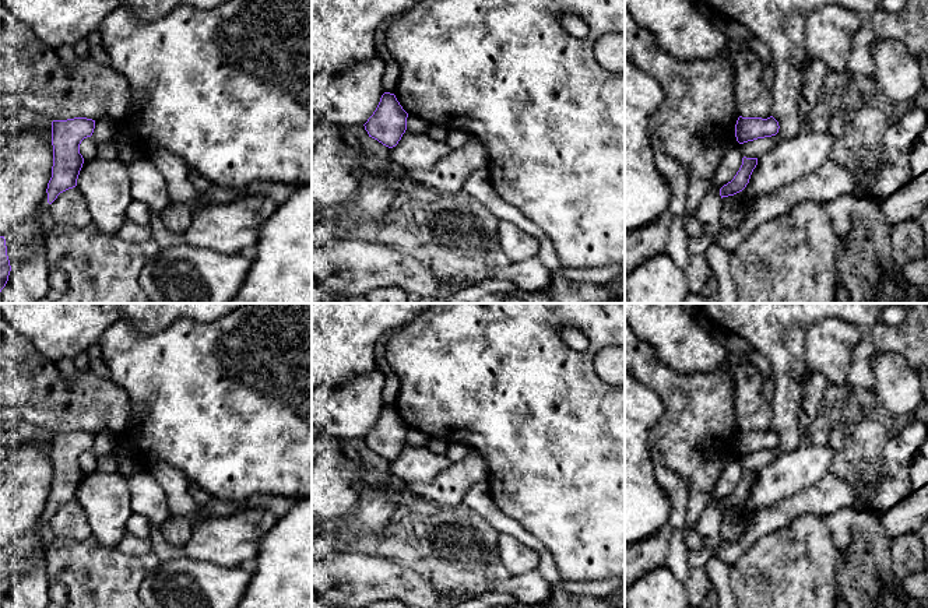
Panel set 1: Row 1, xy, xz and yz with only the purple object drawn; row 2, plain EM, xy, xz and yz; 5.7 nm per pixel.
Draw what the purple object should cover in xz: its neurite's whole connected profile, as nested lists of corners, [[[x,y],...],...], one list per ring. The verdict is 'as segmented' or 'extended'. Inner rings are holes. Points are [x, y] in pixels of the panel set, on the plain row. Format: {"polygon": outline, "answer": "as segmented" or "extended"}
{"polygon": [[[384,405],[373,428],[363,437],[369,450],[393,461],[407,443],[408,426],[403,422],[394,407]]], "answer": "as segmented"}

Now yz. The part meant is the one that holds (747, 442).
{"polygon": [[[739,429],[735,437],[735,450],[739,457],[744,457],[757,451],[776,449],[778,442],[778,435],[773,429],[767,432]]], "answer": "as segmented"}

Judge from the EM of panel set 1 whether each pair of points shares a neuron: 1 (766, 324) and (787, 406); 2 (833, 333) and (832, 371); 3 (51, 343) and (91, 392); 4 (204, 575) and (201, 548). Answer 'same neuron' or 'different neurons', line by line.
1: same neuron
2: same neuron
3: different neurons
4: different neurons

